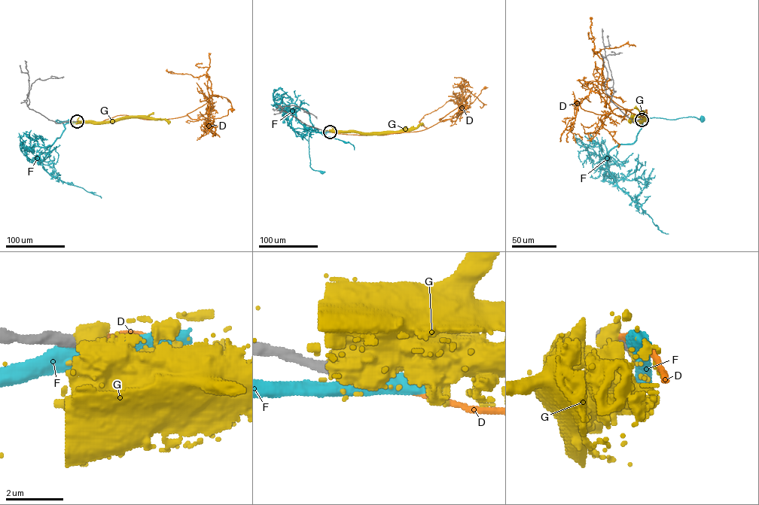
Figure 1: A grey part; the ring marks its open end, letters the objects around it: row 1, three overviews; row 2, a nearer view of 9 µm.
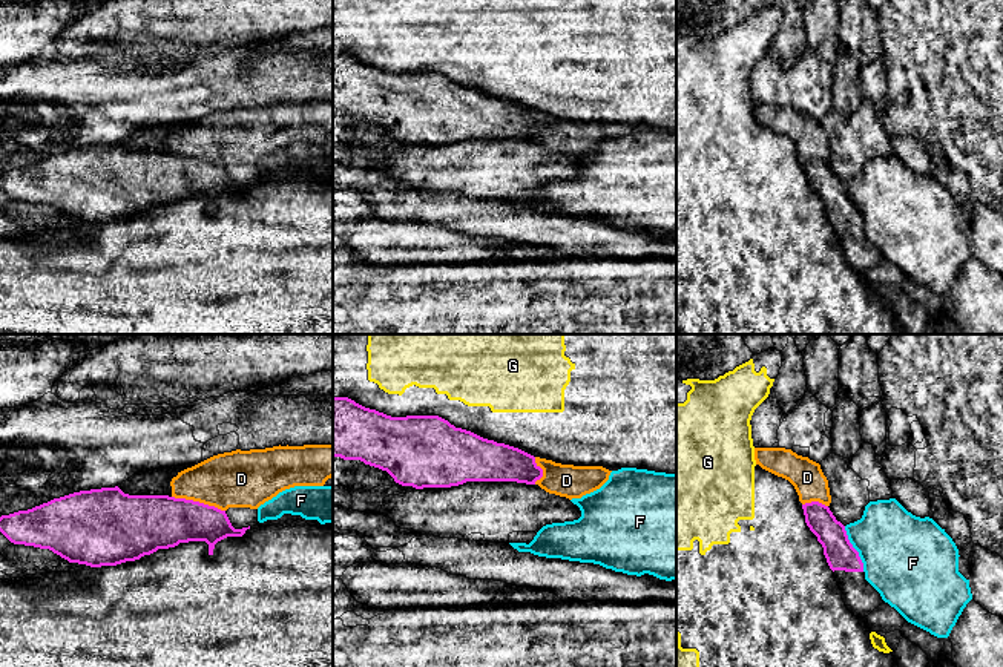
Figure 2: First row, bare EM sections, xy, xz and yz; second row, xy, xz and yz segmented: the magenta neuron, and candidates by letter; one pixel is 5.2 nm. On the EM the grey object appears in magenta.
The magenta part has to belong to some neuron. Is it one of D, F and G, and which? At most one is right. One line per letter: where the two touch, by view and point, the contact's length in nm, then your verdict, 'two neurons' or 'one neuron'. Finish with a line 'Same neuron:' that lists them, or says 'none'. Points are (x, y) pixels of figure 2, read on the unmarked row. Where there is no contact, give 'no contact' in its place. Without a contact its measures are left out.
D: xy (198, 158) | 300 nm | two neurons
F: yz (855, 206) | 260 nm | two neurons
G: no contact | two neurons
Same neuron: none

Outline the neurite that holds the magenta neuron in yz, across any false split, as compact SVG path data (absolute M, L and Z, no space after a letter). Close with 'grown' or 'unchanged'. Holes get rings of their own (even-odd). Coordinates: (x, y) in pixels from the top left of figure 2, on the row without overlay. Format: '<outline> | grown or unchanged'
M811 158L802 161L805 179L824 204L824 212L842 247L847 265L863 276L883 256L865 236L863 219L848 196L845 182L836 176L828 163Z | grown

